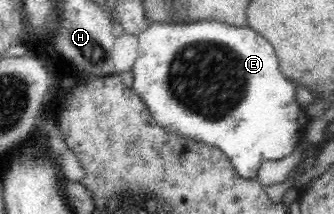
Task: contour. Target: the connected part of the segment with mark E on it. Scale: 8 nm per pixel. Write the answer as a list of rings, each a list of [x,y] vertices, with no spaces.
[[[204,19],[199,21],[177,22],[148,22],[148,28],[138,35],[137,57],[133,64],[133,89],[138,93],[138,96],[148,111],[152,113],[152,117],[156,119],[158,125],[162,125],[164,129],[168,129],[170,133],[178,133],[180,137],[188,137],[194,141],[204,141],[212,147],[222,150],[222,153],[230,159],[232,168],[236,169],[236,173],[244,179],[257,178],[257,172],[260,164],[264,161],[275,161],[288,156],[294,152],[294,148],[301,142],[305,136],[306,125],[310,121],[310,116],[302,109],[296,102],[296,83],[288,78],[284,78],[280,74],[278,68],[278,60],[274,54],[272,44],[262,38],[260,34],[256,34],[254,30],[246,28],[238,28],[230,26],[228,23],[220,21],[206,21]]]

